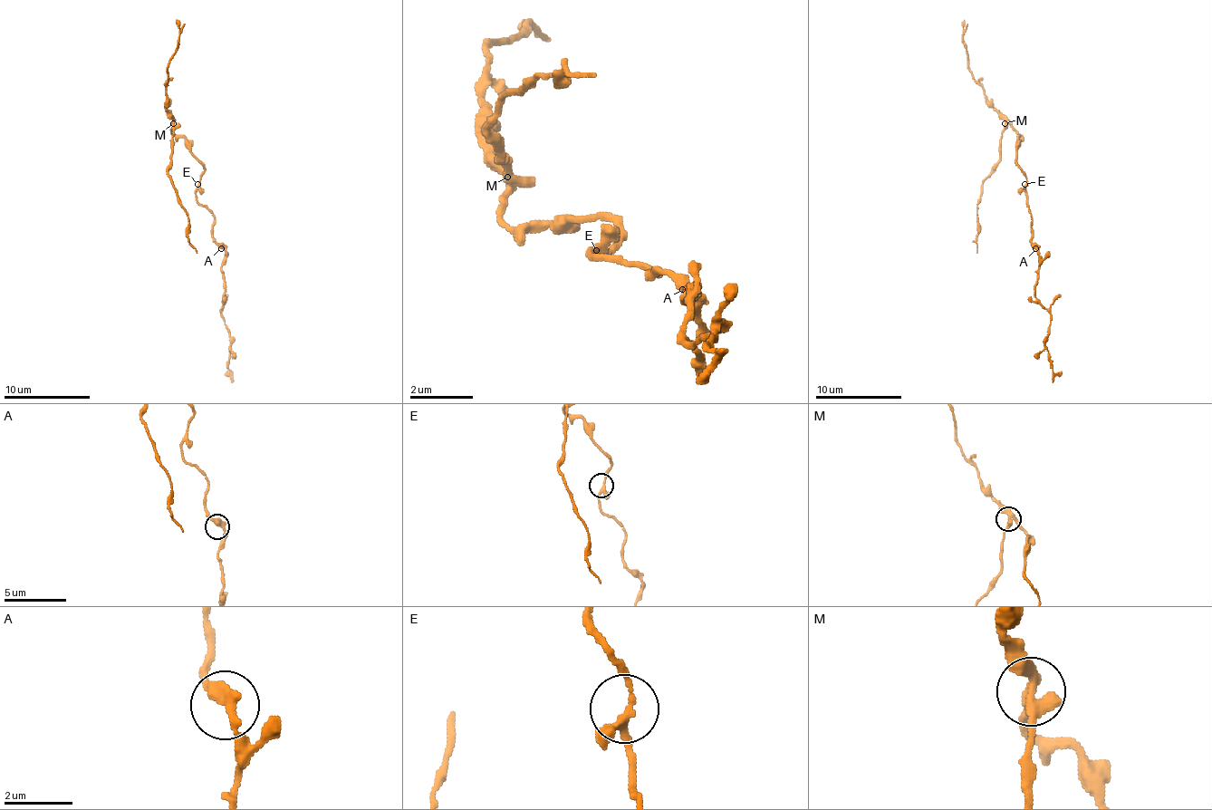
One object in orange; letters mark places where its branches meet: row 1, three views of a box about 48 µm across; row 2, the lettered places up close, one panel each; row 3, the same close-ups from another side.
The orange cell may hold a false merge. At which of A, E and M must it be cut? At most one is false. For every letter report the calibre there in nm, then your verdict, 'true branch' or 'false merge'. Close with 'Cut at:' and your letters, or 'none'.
A: 360 nm | true branch
E: 200 nm | true branch
M: 320 nm | false merge
Cut at: M

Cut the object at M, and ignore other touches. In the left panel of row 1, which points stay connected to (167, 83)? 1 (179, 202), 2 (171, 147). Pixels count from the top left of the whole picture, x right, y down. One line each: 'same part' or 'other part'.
1: other part
2: other part

